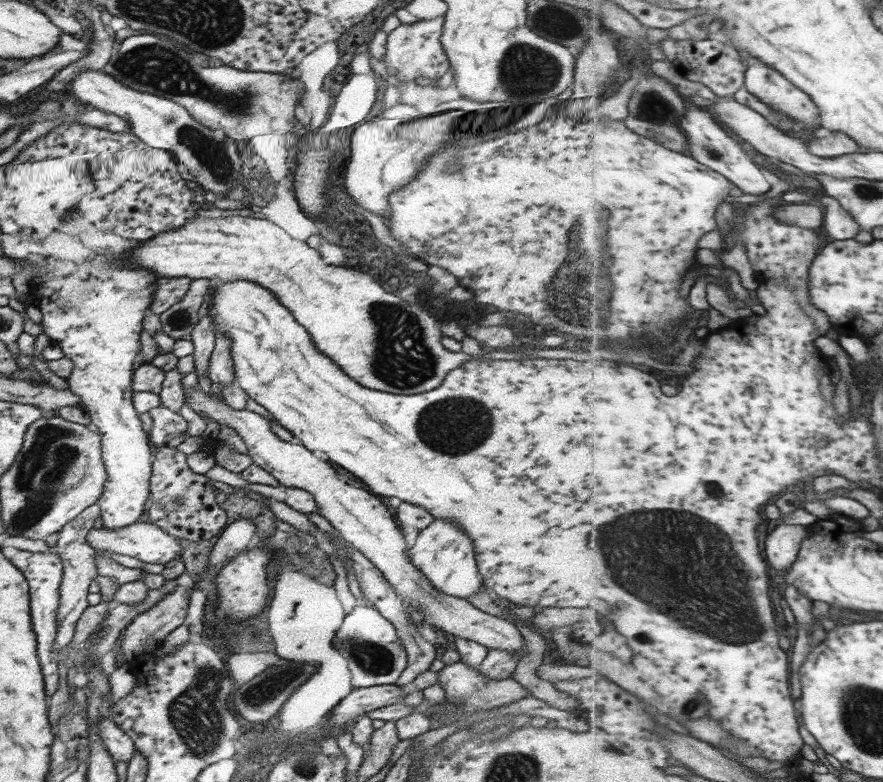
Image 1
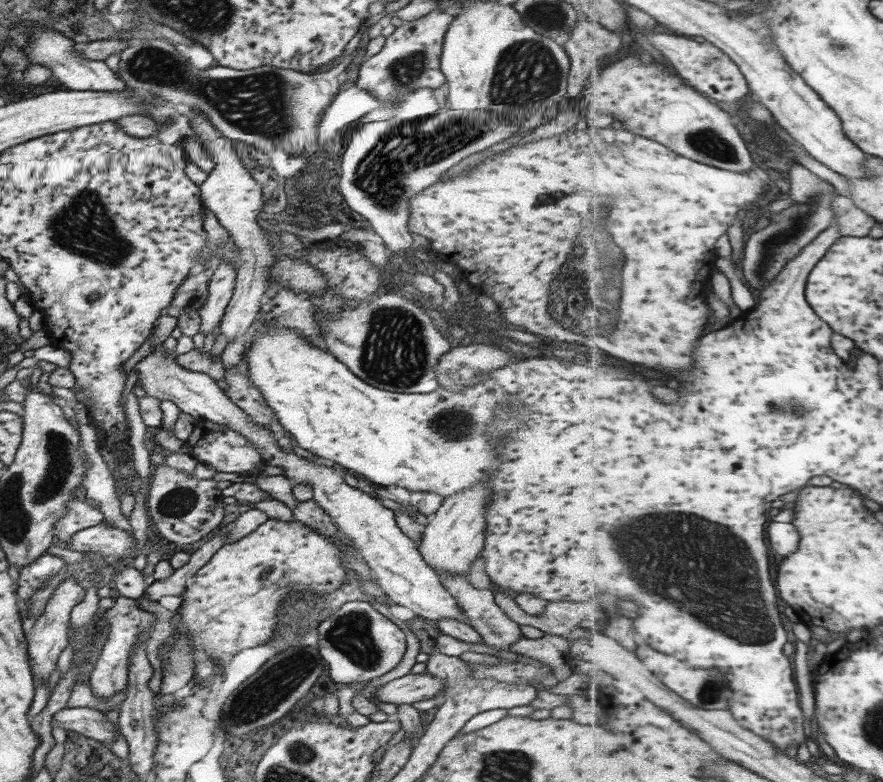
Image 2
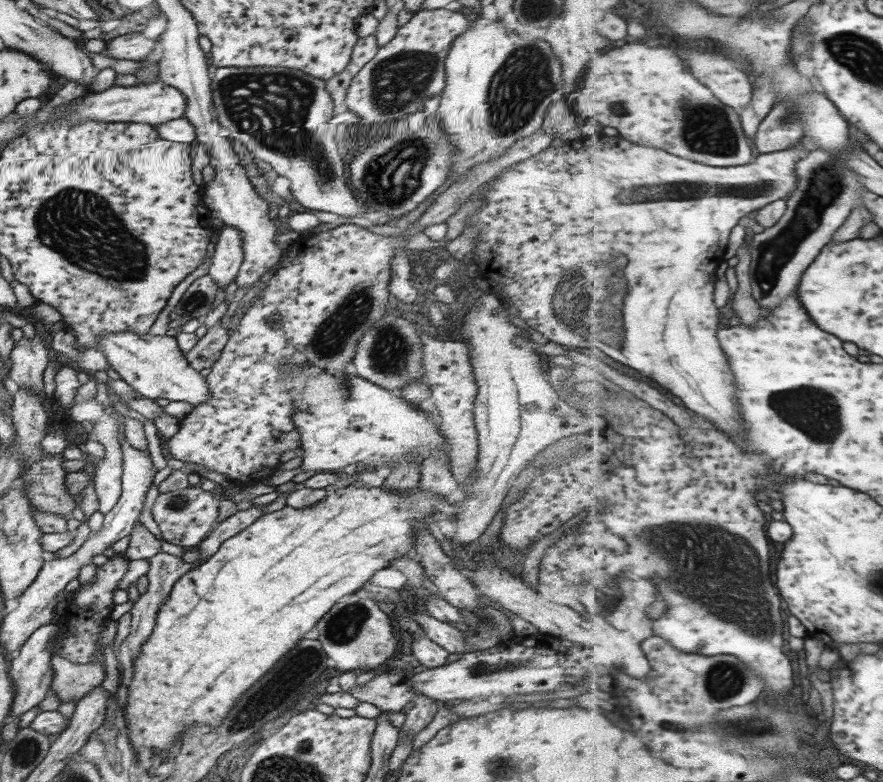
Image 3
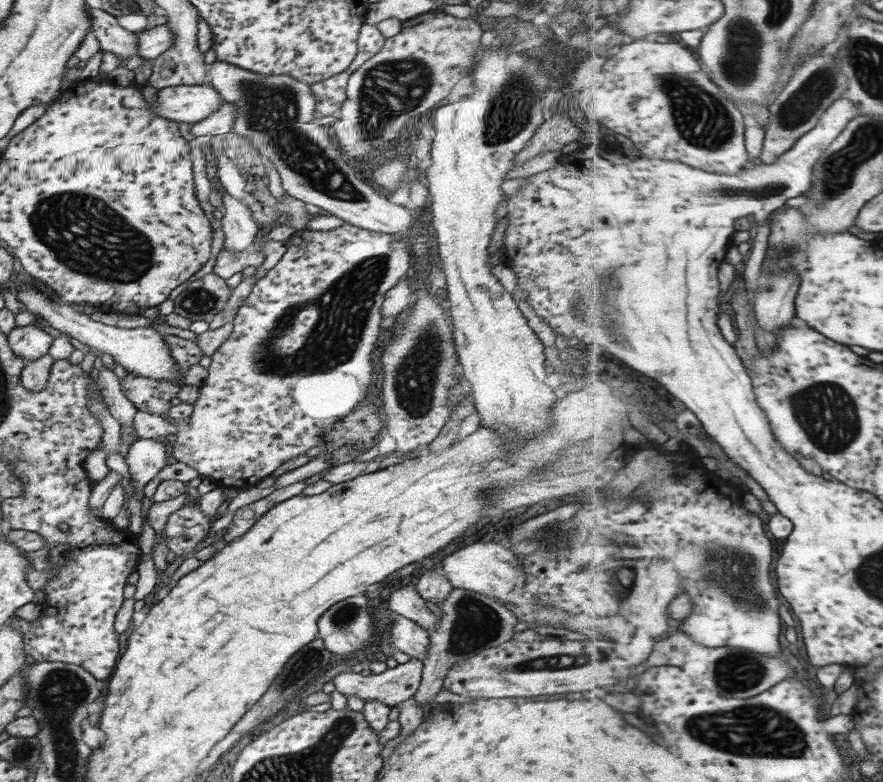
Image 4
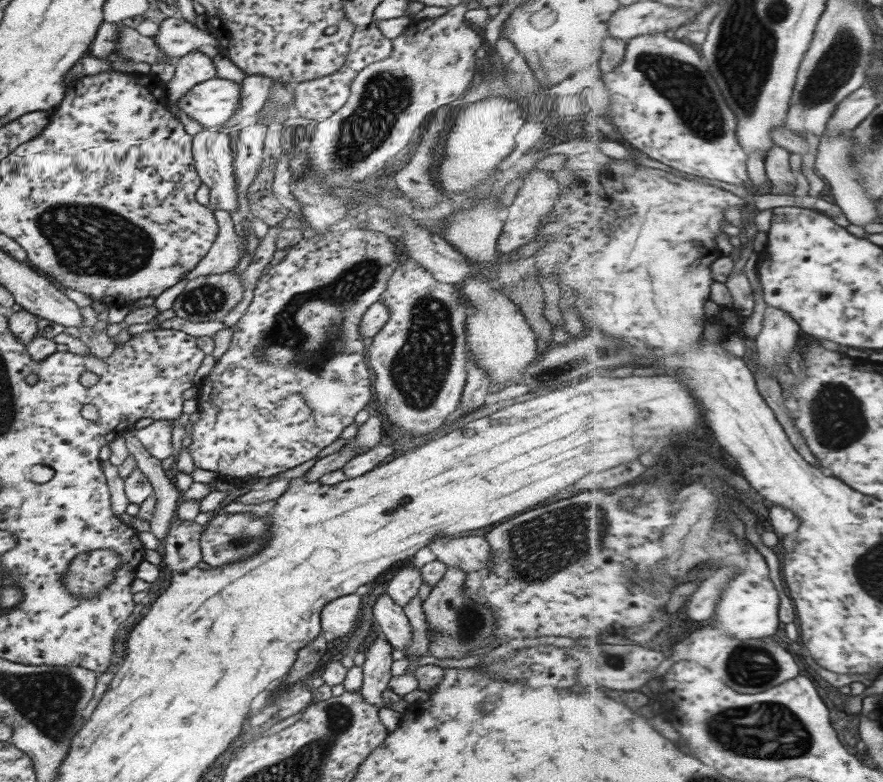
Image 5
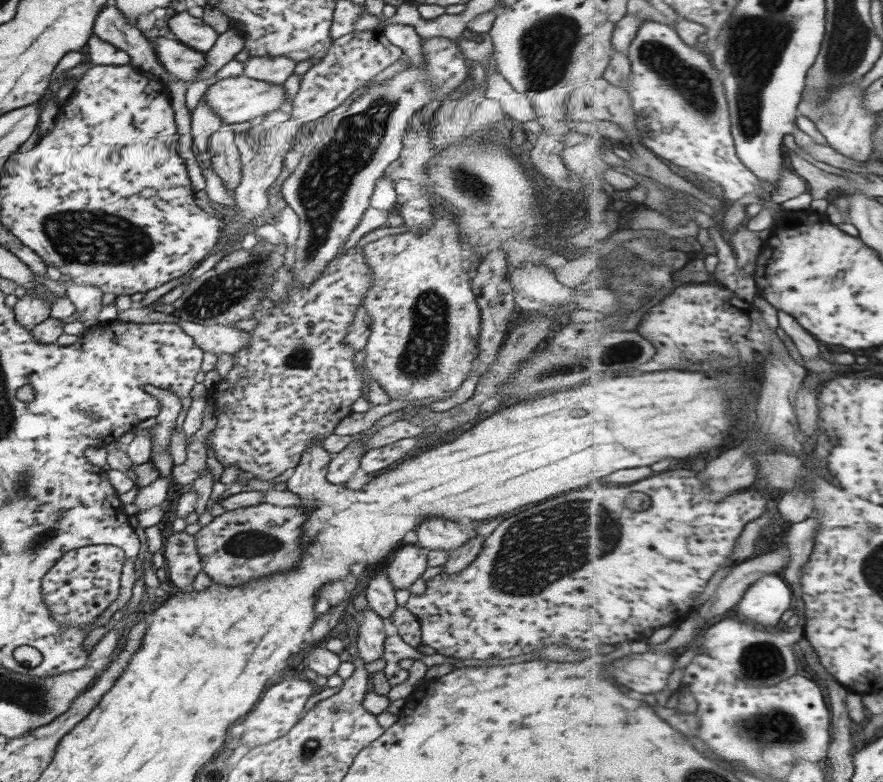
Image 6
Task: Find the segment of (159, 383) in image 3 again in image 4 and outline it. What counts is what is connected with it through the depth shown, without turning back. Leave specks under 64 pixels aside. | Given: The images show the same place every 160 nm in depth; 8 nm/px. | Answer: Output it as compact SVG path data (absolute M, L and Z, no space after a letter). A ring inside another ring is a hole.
M14 279L11 289L16 300L23 304L29 313L38 314L50 327L68 334L88 348L95 348L101 354L110 355L113 362L119 363L125 372L142 377L151 377L158 381L173 381L178 384L178 388L185 385L182 383L185 374L179 375L180 372L176 370L173 359L169 357L169 347L165 345L163 335L153 328L116 328L93 322L85 314L75 312L71 306L55 302L47 294L35 290L31 284L20 284L17 279Z

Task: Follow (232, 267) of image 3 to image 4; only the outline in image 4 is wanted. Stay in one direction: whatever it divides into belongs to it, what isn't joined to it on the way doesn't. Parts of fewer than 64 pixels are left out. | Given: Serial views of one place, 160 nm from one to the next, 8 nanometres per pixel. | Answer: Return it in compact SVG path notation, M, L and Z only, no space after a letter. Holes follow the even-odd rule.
M225 188L221 191L221 202L225 213L220 219L223 232L223 249L230 251L249 250L261 234L261 226L251 217L244 200L232 197Z

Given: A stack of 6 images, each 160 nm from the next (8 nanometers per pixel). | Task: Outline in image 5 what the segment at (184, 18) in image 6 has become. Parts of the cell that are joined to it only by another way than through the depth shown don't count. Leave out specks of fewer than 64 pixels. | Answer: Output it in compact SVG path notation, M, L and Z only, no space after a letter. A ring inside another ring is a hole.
M168 17L161 21L154 39L159 47L158 51L171 59L177 59L194 50L210 57L219 55L218 40L207 30L197 28L182 17Z

